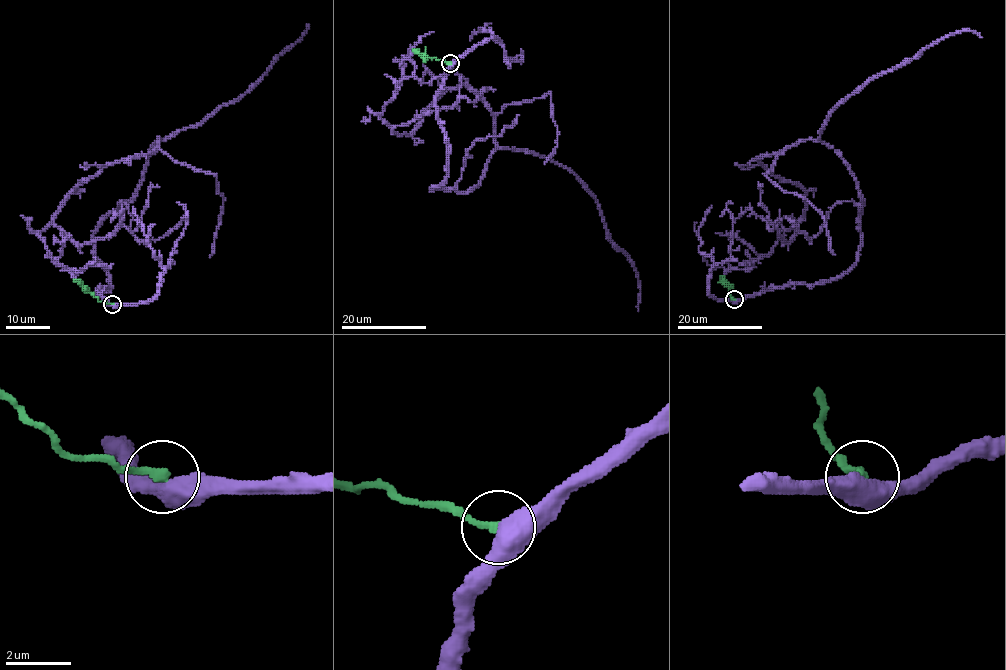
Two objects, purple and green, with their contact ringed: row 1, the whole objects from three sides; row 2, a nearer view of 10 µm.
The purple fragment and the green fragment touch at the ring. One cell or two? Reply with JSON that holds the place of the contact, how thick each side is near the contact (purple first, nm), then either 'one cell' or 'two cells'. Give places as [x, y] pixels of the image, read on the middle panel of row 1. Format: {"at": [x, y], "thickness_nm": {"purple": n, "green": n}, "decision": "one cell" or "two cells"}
{"at": [450, 63], "thickness_nm": {"purple": 600, "green": 280}, "decision": "two cells"}

